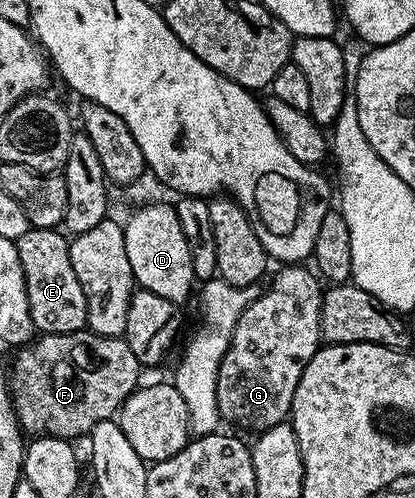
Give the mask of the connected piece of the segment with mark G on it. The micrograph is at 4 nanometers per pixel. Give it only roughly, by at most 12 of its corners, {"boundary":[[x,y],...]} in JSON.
{"boundary":[[279,266],[240,313],[218,414],[253,433],[287,422],[323,342],[324,287]]}

